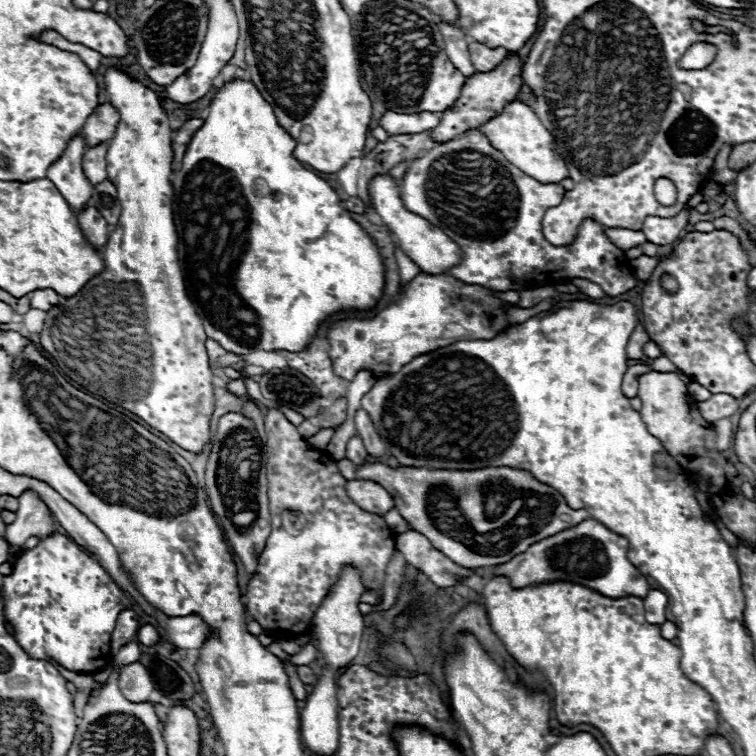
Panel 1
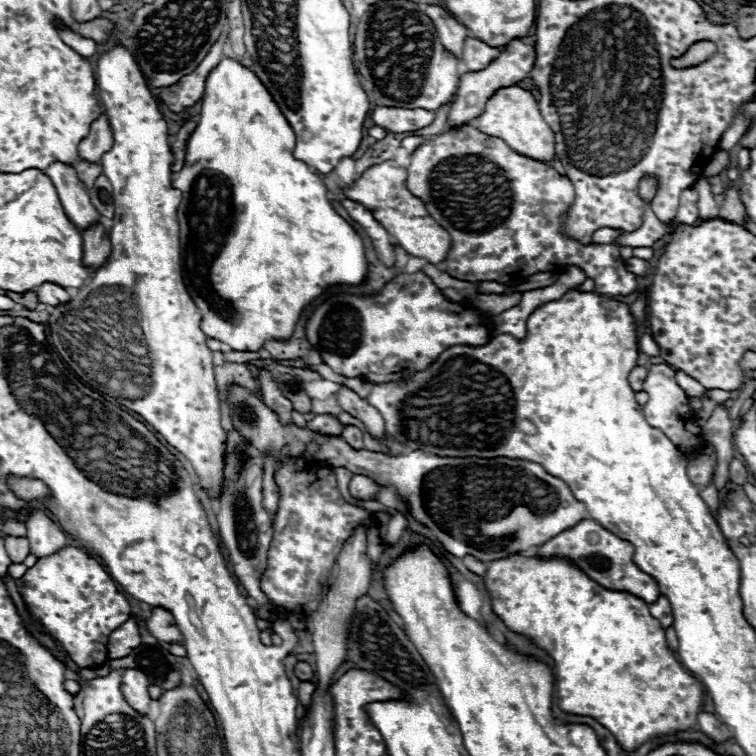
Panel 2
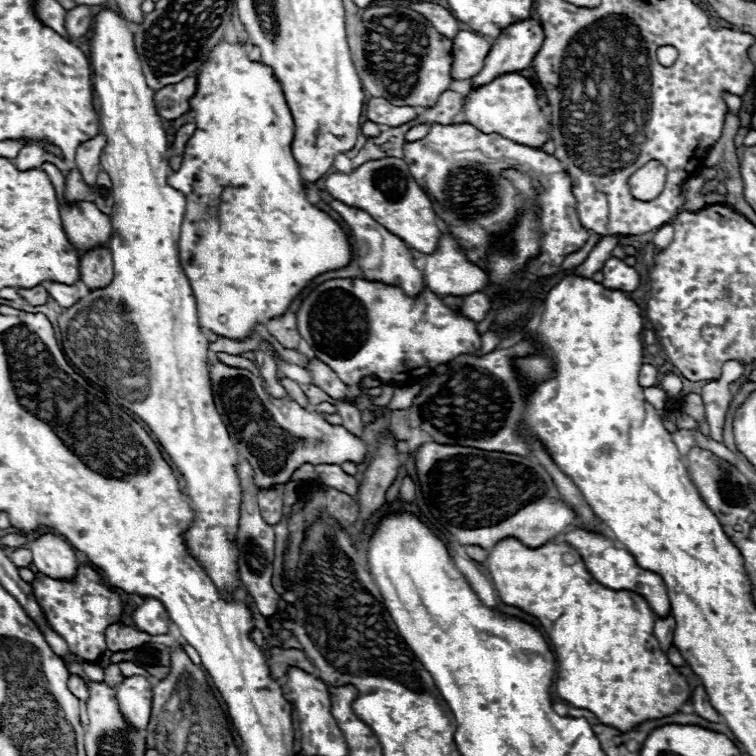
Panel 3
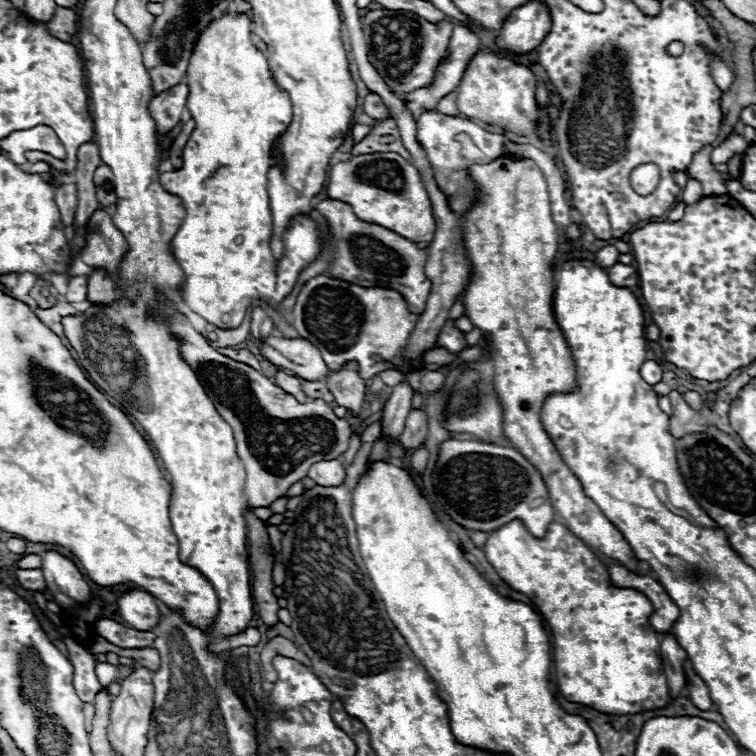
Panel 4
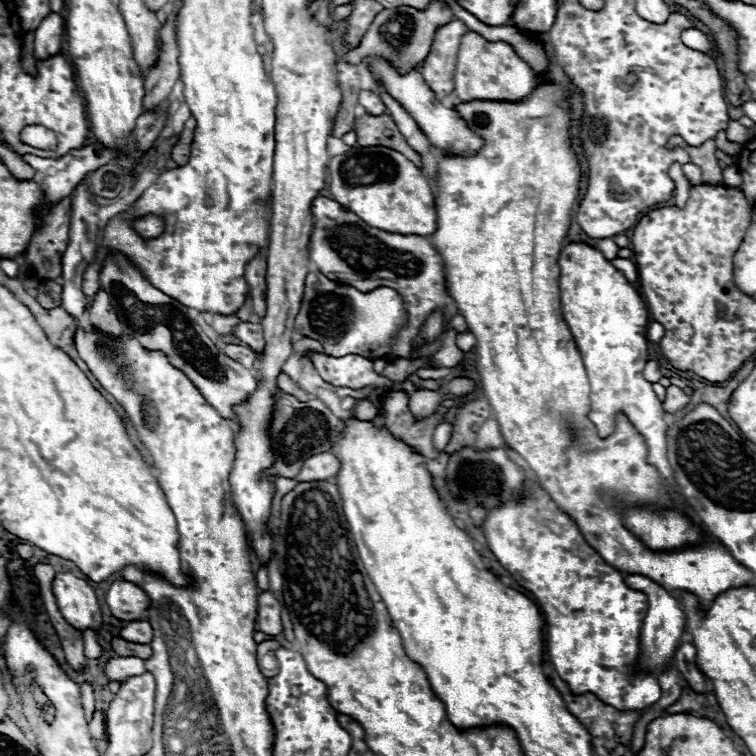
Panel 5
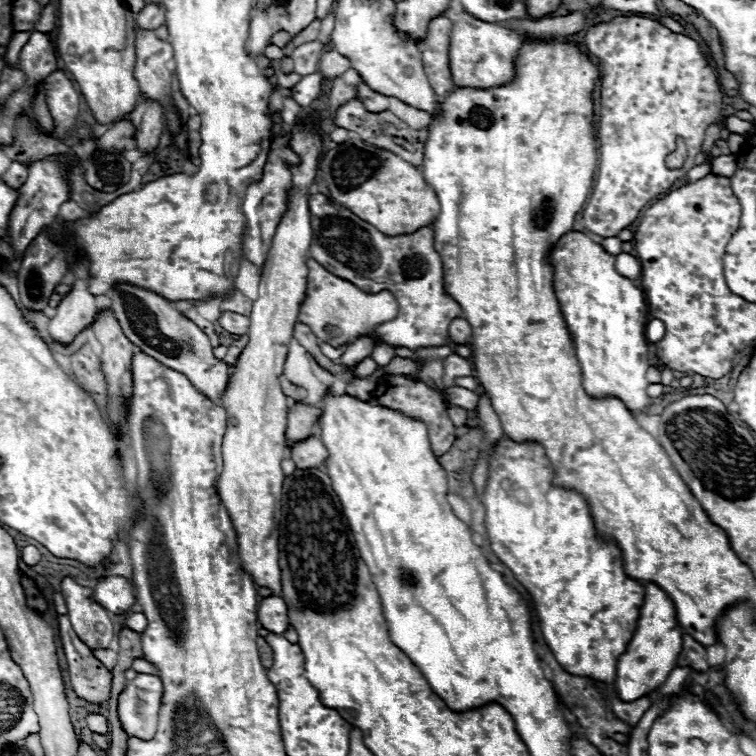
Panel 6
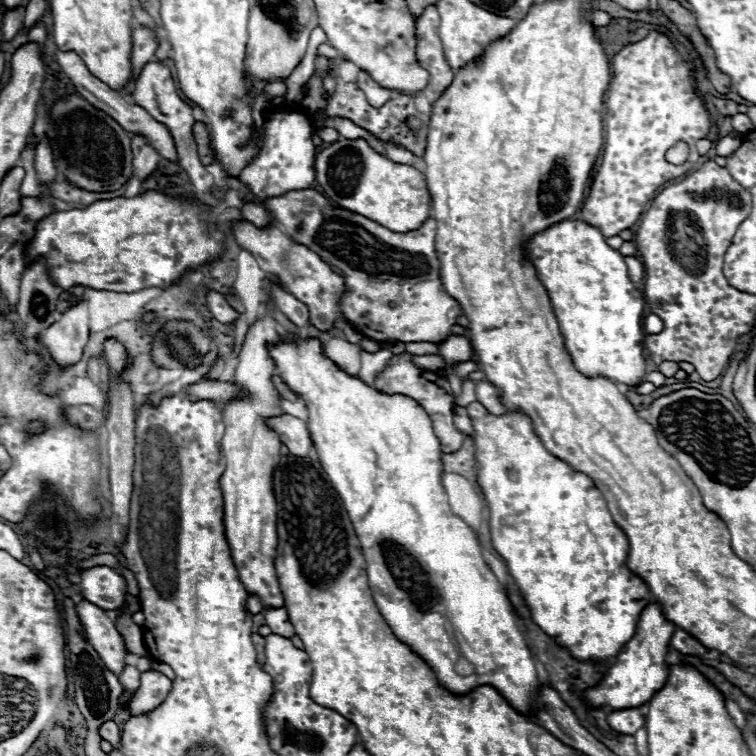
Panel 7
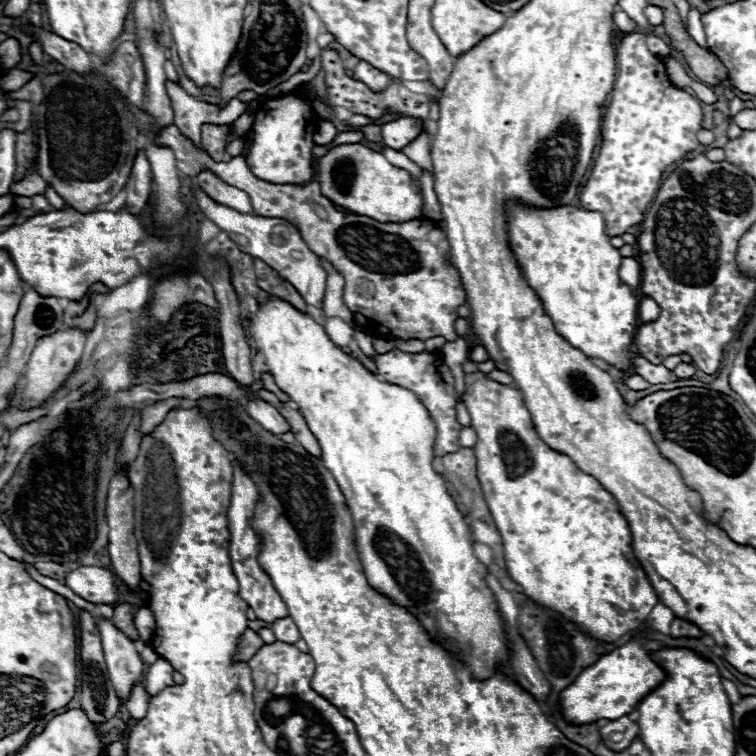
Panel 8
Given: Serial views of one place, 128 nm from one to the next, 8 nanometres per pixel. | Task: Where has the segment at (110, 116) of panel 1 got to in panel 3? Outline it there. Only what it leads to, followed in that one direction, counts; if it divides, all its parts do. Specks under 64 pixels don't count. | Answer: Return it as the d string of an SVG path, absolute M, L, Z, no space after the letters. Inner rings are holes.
M98 134L88 142L82 142L76 150L76 168L90 186L96 184L96 174L100 172L100 154L104 146L106 146L106 136Z

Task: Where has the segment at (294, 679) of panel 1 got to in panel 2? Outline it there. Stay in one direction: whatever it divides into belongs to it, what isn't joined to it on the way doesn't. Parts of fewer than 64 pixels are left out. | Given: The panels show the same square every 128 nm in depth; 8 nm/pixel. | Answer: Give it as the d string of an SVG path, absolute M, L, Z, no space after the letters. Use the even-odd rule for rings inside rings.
M300 682L300 686L298 686L298 698L300 698L300 702L302 702L306 708L308 708L310 702L312 702L314 690L316 690L316 684L314 684L314 682Z

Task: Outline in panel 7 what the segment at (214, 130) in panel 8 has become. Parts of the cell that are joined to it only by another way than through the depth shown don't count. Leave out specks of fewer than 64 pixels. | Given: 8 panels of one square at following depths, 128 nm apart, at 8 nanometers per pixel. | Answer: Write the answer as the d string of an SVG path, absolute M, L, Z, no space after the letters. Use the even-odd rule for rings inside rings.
M196 122L192 130L194 130L194 140L196 140L196 146L198 146L198 156L200 156L202 164L204 164L204 166L212 164L212 150L210 150L210 136L208 136L206 124L202 124L202 122Z

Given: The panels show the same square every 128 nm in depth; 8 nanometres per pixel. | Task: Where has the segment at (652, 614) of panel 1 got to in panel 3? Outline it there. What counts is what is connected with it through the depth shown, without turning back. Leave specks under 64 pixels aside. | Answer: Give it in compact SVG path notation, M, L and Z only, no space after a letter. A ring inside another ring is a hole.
M668 614L666 618L658 618L658 620L654 622L654 634L656 634L656 638L658 638L658 642L660 642L660 648L662 648L664 652L668 652L668 646L672 644L674 628L676 628L676 624L674 624L674 616L672 616L672 614Z

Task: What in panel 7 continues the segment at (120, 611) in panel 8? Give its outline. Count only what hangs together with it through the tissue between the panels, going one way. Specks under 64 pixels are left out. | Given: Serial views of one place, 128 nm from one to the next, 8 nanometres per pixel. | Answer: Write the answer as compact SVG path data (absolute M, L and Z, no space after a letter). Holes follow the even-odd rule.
M136 602L136 604L130 604L128 612L122 614L122 616L116 620L116 628L118 628L118 632L120 632L120 636L122 636L124 644L126 644L126 650L128 650L130 654L138 654L138 656L146 656L146 658L148 658L150 654L148 654L148 648L144 646L142 628L136 626L136 624L132 622L132 618L130 618L130 614L132 614L134 610L140 610L138 602Z

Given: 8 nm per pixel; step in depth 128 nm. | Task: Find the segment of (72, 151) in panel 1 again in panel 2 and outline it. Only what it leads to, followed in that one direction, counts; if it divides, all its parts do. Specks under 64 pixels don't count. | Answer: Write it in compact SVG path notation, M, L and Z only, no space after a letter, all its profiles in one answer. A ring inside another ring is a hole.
M50 164L50 168L46 168L44 174L52 180L66 216L76 224L78 230L84 230L92 222L100 220L100 214L90 204L88 190L78 180L78 174L76 174L74 166L70 166L70 164Z

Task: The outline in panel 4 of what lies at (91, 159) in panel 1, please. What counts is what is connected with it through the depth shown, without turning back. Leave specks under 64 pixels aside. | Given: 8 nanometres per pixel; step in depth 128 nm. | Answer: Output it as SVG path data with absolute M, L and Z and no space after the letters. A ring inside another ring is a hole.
M74 182L60 184L56 188L56 206L60 210L64 226L70 226L74 222L76 206L78 206L78 192L76 192L76 184Z

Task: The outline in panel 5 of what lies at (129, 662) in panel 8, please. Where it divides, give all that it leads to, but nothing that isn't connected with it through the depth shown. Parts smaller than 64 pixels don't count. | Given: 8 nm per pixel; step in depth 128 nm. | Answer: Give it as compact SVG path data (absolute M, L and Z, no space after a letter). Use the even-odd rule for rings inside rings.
M56 572L52 580L52 592L58 610L62 612L68 624L80 630L100 628L102 614L100 614L98 598L86 580L76 578L72 572Z

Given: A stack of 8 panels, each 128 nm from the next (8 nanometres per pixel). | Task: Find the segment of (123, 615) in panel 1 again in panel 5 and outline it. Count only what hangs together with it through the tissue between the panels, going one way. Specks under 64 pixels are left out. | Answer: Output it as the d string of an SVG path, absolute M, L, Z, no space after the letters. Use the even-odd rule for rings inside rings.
M140 620L140 622L128 622L128 626L120 630L120 636L124 640L134 640L134 644L150 644L150 640L154 638L154 630L144 620Z

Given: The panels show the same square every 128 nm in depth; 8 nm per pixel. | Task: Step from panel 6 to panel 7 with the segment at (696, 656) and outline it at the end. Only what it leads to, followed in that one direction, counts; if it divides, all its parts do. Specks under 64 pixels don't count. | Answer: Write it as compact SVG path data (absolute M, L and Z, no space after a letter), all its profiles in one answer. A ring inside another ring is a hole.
M676 630L674 636L672 636L672 642L670 642L678 652L682 654L690 654L690 656L704 656L708 652L706 646L702 646L696 638L692 638L688 632L684 630Z

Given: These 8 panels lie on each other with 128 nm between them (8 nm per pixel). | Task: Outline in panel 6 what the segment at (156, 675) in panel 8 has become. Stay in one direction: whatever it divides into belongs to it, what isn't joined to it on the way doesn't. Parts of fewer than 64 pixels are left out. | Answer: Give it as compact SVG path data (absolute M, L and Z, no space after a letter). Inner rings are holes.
M136 674L136 678L118 696L118 720L128 738L138 736L140 740L150 740L156 732L156 720L162 698L162 682L154 674Z

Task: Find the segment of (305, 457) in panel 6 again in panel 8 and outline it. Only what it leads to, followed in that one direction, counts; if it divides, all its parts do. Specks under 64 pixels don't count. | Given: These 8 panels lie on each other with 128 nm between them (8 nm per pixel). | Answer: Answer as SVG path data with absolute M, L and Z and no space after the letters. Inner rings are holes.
M254 400L246 406L246 410L250 412L250 416L254 416L254 420L258 420L258 424L262 424L268 432L274 432L274 434L284 434L284 432L290 432L290 424L288 420L274 408L270 406L268 402L264 400Z

